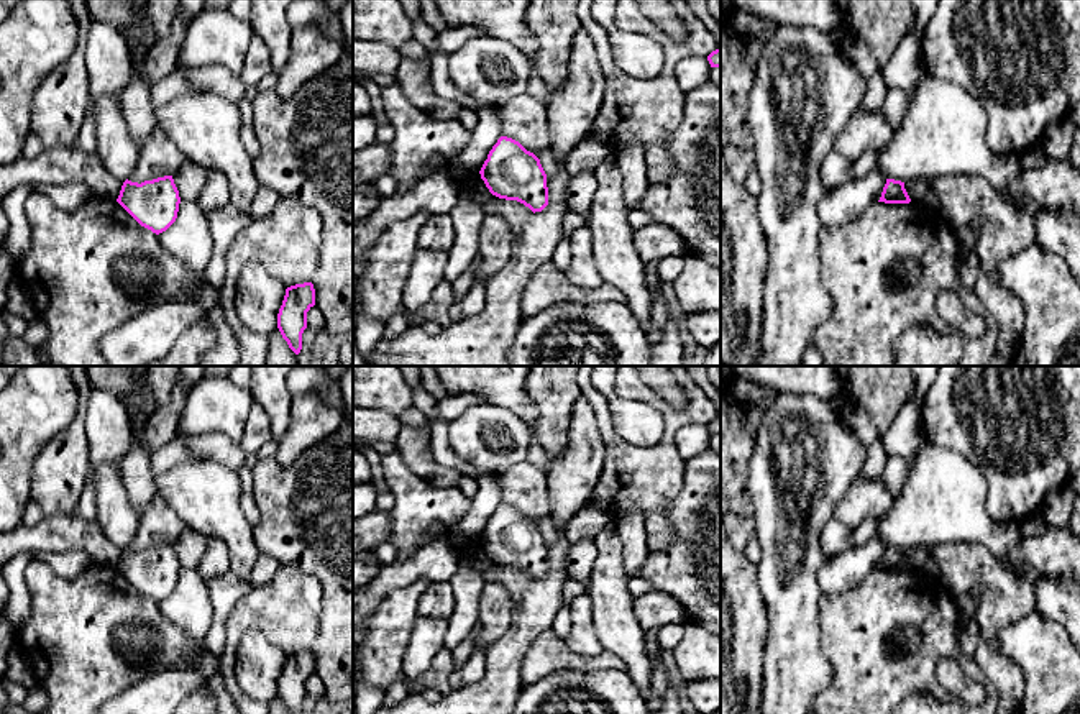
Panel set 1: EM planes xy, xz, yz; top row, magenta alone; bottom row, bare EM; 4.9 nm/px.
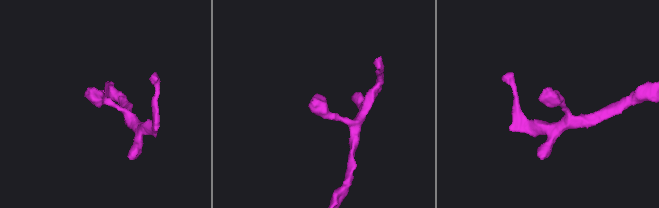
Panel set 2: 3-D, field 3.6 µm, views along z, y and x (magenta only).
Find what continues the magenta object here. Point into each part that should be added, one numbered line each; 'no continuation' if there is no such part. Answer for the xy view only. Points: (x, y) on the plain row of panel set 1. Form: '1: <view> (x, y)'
no continuation

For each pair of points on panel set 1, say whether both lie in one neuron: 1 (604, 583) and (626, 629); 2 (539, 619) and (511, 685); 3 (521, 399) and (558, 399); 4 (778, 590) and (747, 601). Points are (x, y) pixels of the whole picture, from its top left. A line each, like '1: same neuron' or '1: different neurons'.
1: same neuron
2: same neuron
3: different neurons
4: different neurons

